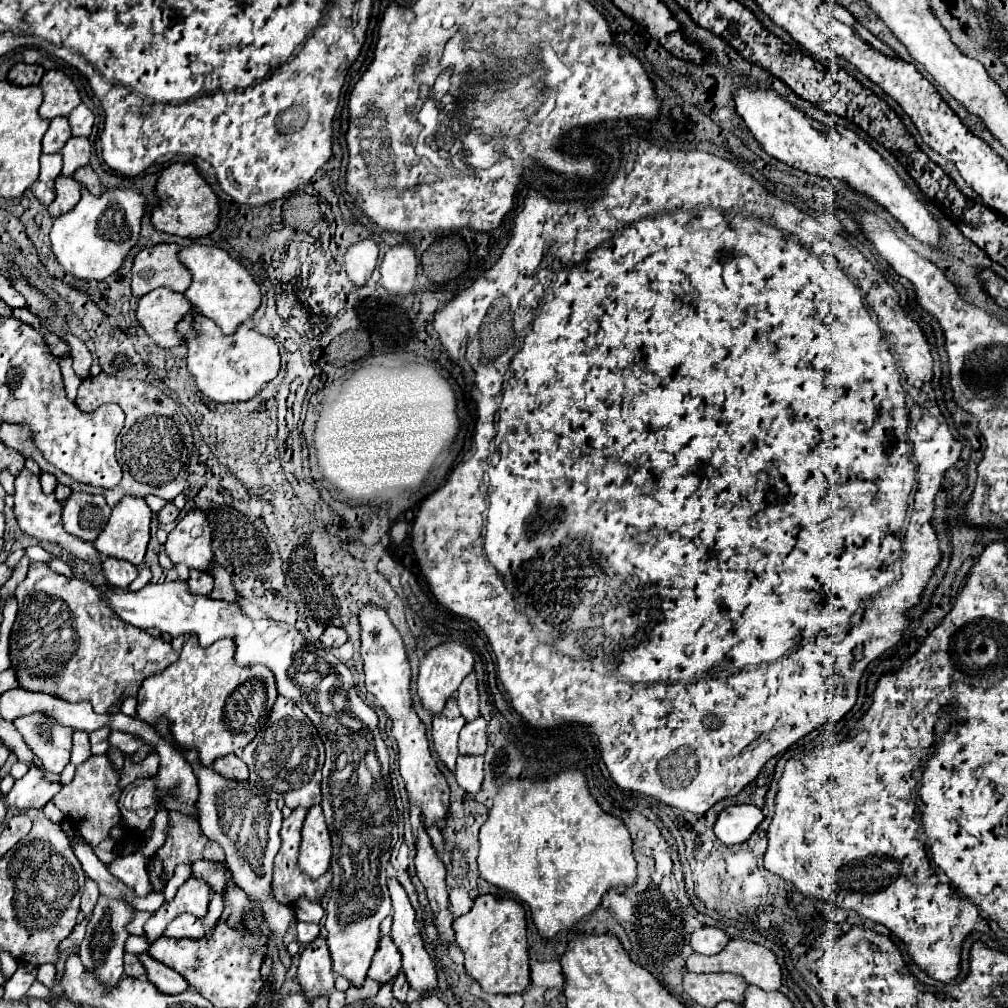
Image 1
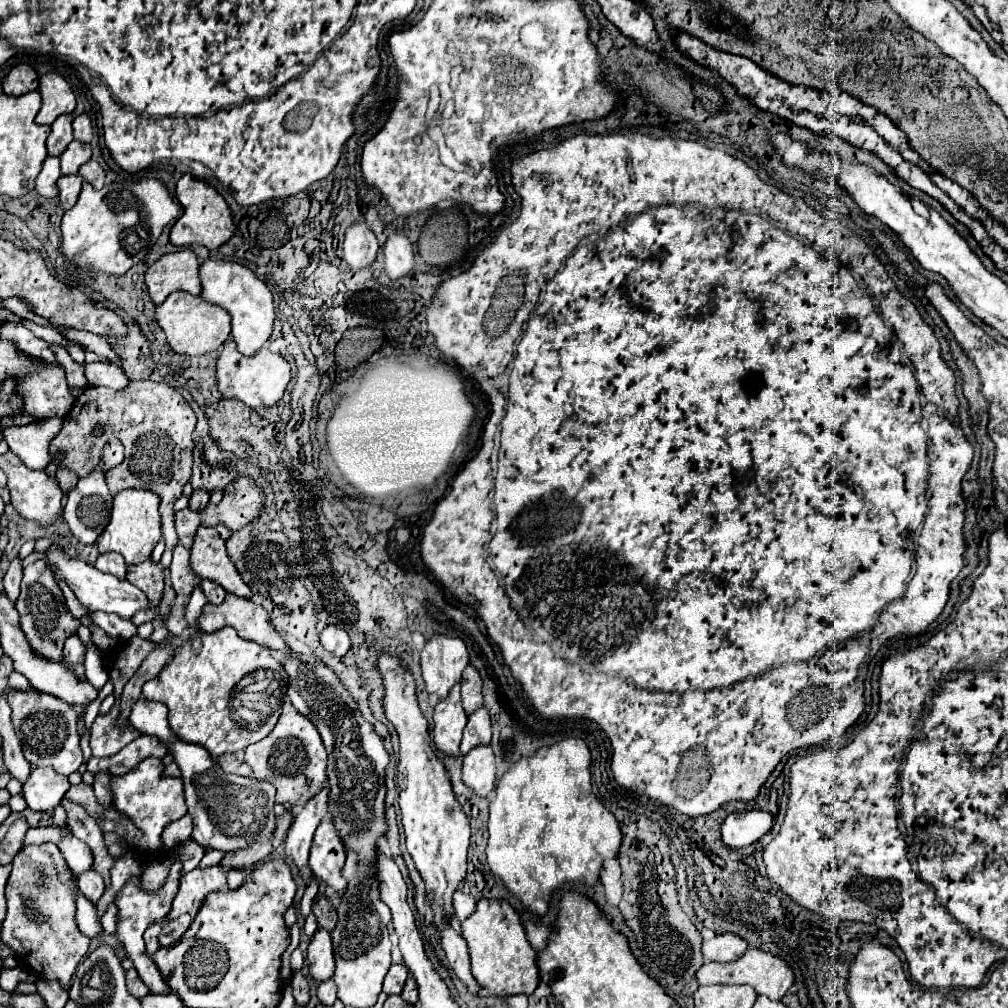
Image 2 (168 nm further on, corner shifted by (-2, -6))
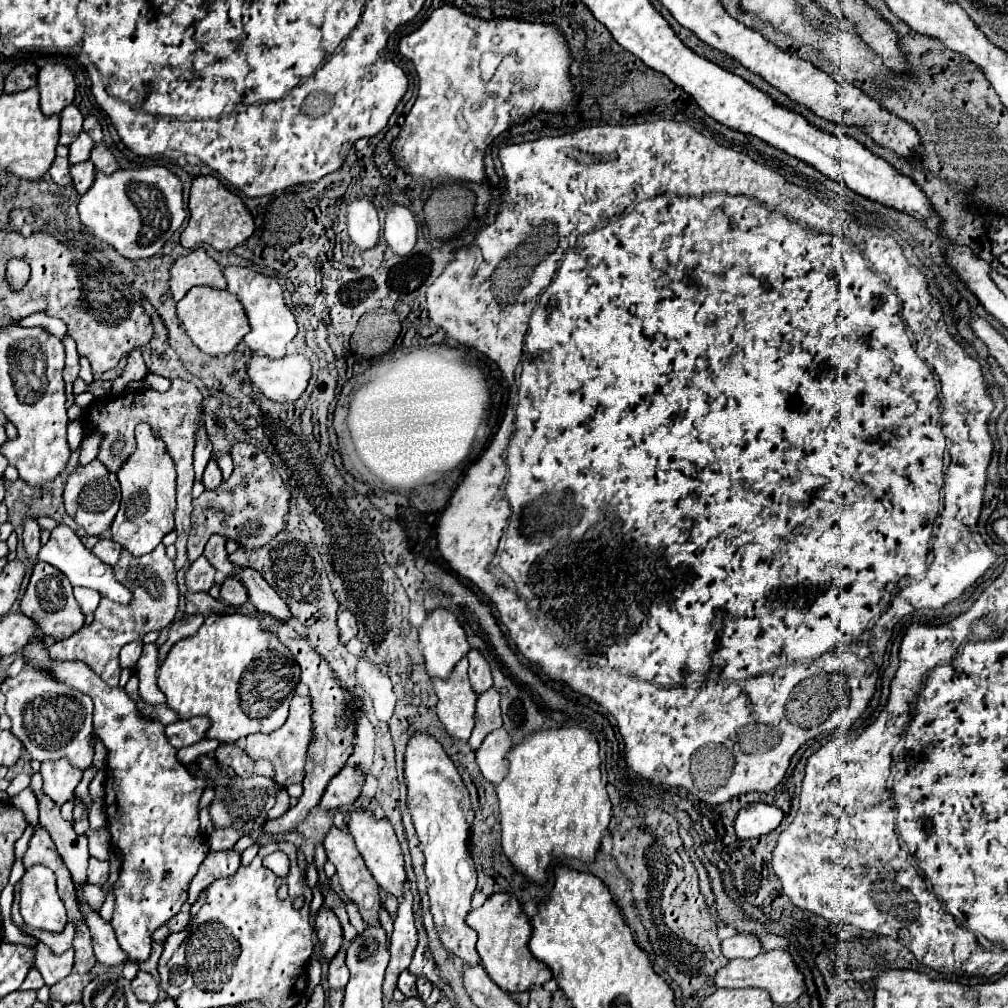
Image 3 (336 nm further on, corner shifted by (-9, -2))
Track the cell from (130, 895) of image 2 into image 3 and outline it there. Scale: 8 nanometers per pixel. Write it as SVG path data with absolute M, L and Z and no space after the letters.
M34 640L24 648L26 664L40 664L40 668L48 668L58 680L64 680L70 688L76 688L94 700L94 730L102 744L108 748L108 764L106 764L106 828L112 836L112 846L120 852L122 866L120 878L114 884L114 916L112 928L116 932L120 948L130 956L130 960L148 960L152 932L162 926L166 920L176 916L180 908L188 900L188 884L196 876L200 864L210 852L208 840L200 834L198 822L198 802L204 792L206 780L196 778L188 772L184 764L176 758L176 748L164 736L164 726L156 720L140 716L136 710L136 702L126 694L124 688L110 688L96 676L84 662L54 662L48 656L48 648L42 640Z

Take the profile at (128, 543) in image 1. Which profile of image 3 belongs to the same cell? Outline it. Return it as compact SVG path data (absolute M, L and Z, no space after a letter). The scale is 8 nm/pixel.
M150 424L136 426L136 450L118 470L122 486L120 510L112 522L112 540L134 556L152 552L162 538L174 530L174 500L176 500L176 470L166 452L166 444L152 432Z

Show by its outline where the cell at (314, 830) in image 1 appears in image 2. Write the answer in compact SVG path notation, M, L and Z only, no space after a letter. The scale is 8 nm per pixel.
M321 820L313 836L309 866L315 878L341 892L345 888L345 878L341 876L343 864L345 864L345 848L341 844L341 838L329 820Z

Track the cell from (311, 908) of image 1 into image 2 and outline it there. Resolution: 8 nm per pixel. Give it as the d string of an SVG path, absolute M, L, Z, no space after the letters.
M313 878L313 884L309 884L309 886L307 886L307 890L305 890L305 894L303 894L301 902L299 902L299 912L301 912L301 916L309 916L309 914L311 914L313 898L315 898L317 890L319 890L319 880L317 880L317 878Z

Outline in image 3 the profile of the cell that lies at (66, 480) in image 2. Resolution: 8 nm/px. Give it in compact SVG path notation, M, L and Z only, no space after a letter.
M88 432L86 434L86 438L82 440L82 450L80 450L80 464L88 464L88 462L92 462L96 456L98 456L98 452L100 452L100 442L102 442L102 434L100 432Z

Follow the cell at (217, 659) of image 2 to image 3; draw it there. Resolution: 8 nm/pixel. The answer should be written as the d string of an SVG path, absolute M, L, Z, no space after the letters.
M238 612L208 614L202 628L194 636L182 638L180 642L176 642L176 646L170 648L158 672L158 686L166 694L168 706L178 712L180 720L208 716L212 720L212 726L206 736L216 738L222 744L236 742L248 734L272 732L280 728L288 718L288 706L298 680L300 666L296 664L290 650L278 640L278 634L268 632L258 618Z

